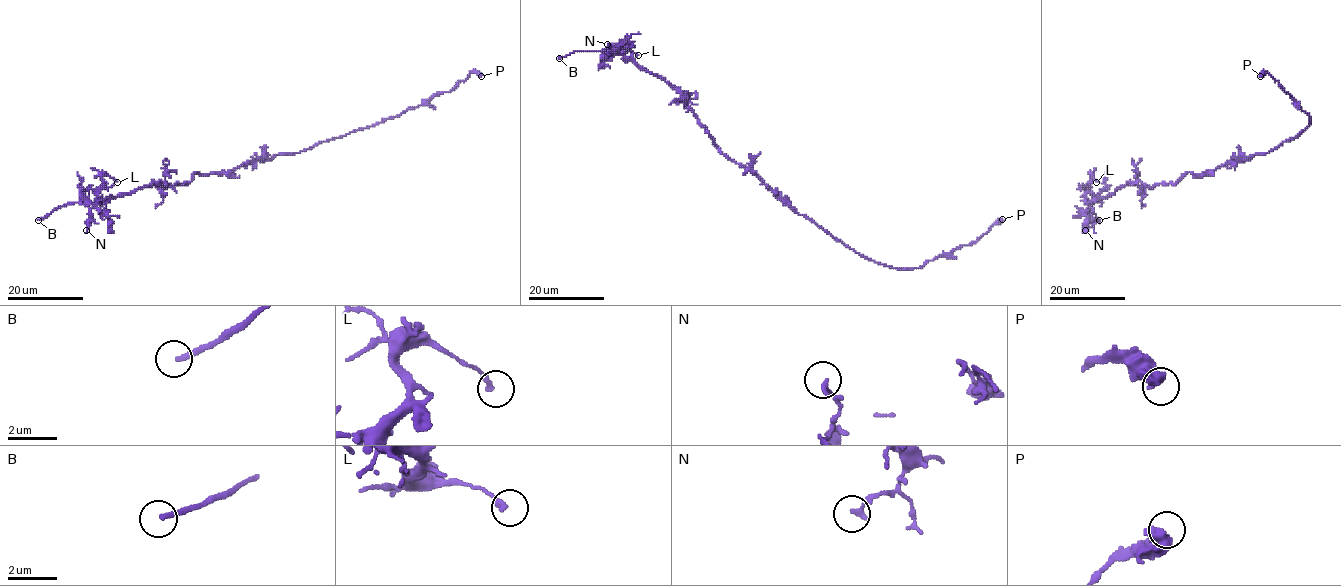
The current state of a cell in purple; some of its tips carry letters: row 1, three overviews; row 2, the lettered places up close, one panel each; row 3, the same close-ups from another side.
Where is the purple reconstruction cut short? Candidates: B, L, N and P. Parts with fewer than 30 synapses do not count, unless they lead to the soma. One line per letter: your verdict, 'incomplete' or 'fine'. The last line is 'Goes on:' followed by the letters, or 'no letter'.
B: incomplete
L: fine
N: fine
P: fine
Goes on: B

